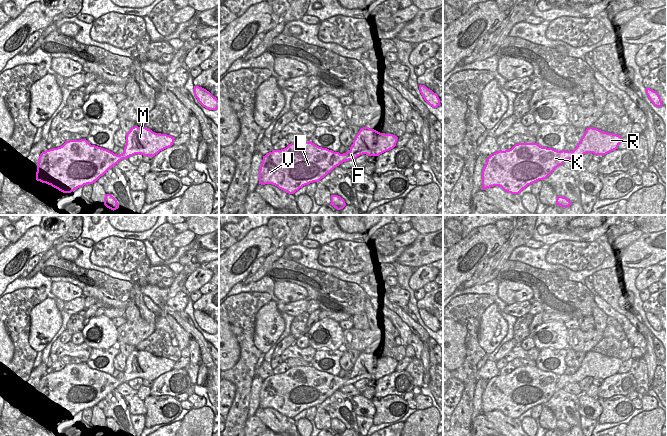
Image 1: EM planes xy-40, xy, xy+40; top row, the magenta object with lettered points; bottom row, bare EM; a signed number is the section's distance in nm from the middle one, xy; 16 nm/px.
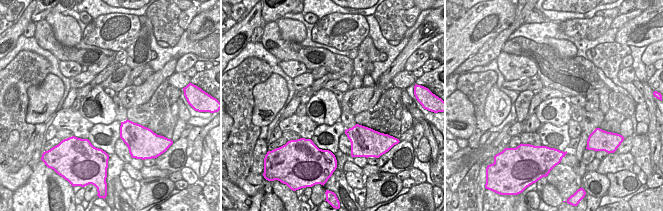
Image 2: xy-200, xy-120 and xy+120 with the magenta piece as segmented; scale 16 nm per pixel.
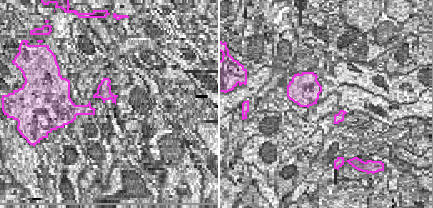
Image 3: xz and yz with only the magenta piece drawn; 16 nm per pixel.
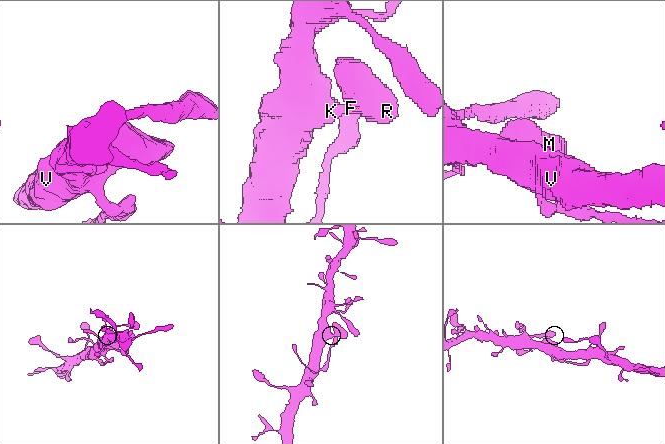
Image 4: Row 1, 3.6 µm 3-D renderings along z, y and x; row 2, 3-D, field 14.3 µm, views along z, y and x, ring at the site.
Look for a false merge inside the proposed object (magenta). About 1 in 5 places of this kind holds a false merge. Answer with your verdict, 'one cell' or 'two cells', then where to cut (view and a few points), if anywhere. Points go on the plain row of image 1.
one cell; cut none

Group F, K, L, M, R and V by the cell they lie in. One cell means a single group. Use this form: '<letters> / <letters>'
F K L M R V

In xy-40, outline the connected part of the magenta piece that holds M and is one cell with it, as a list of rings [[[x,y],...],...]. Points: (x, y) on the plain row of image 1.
[[[134,350],[126,358],[124,376],[120,379],[91,369],[86,363],[69,364],[39,380],[36,404],[63,417],[93,408],[110,392],[135,378],[154,381],[173,369],[175,362]]]

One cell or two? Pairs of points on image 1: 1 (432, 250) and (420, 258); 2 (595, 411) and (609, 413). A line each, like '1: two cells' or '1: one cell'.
1: one cell
2: two cells

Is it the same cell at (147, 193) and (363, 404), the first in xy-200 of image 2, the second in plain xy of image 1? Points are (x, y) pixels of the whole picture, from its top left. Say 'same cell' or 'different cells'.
different cells

